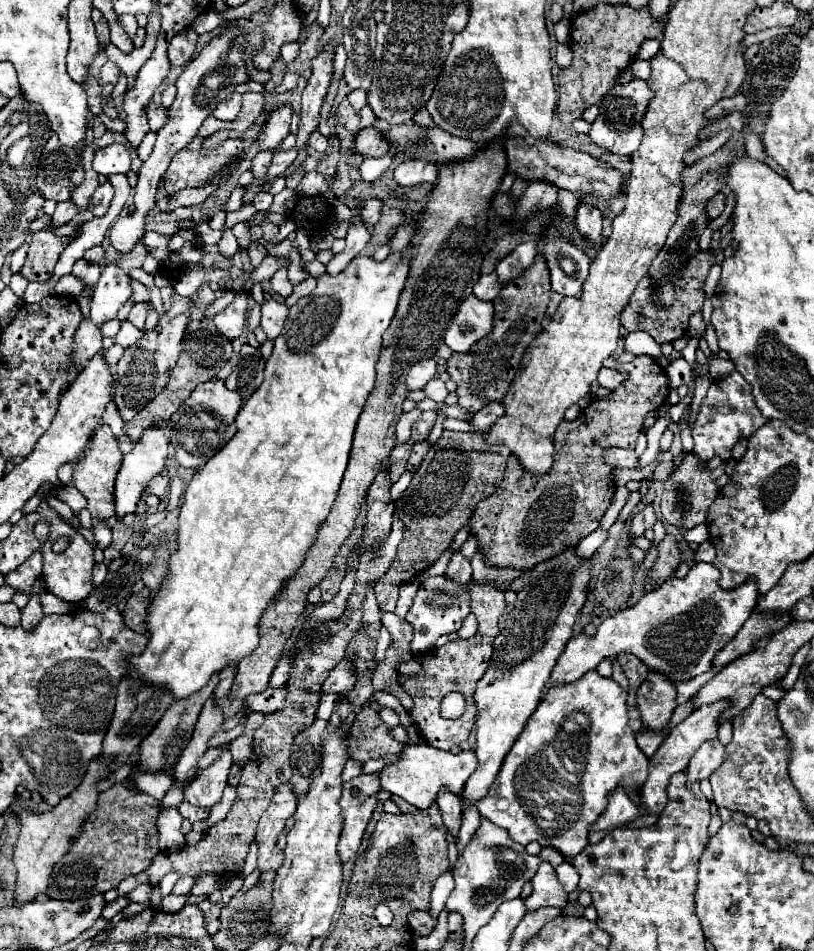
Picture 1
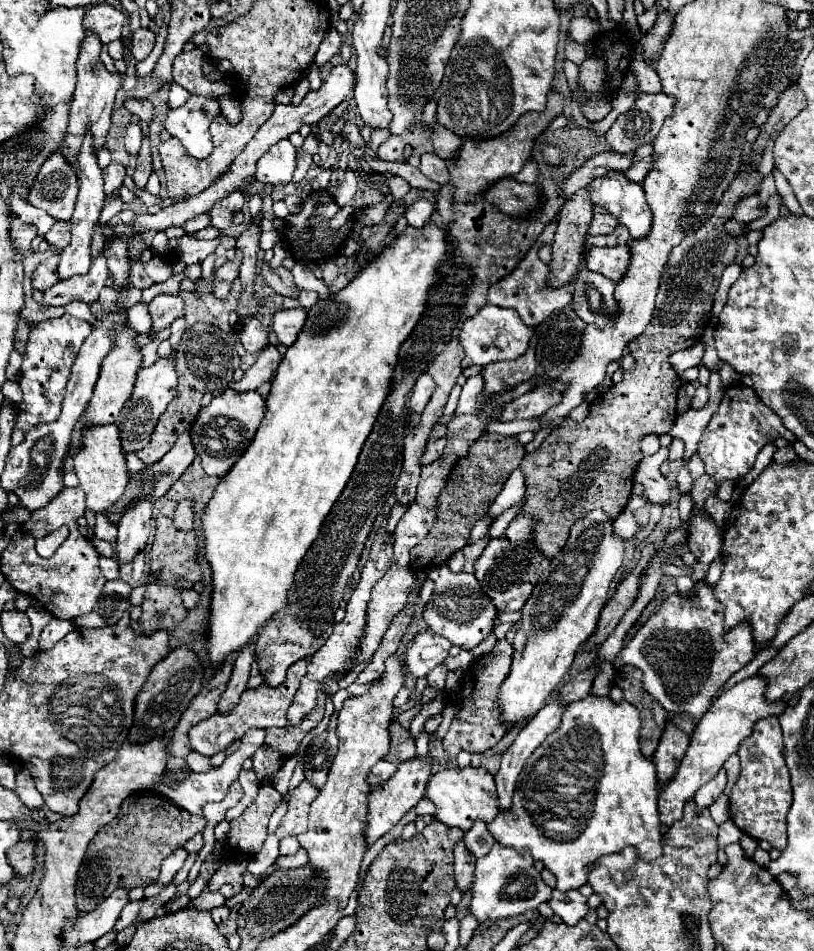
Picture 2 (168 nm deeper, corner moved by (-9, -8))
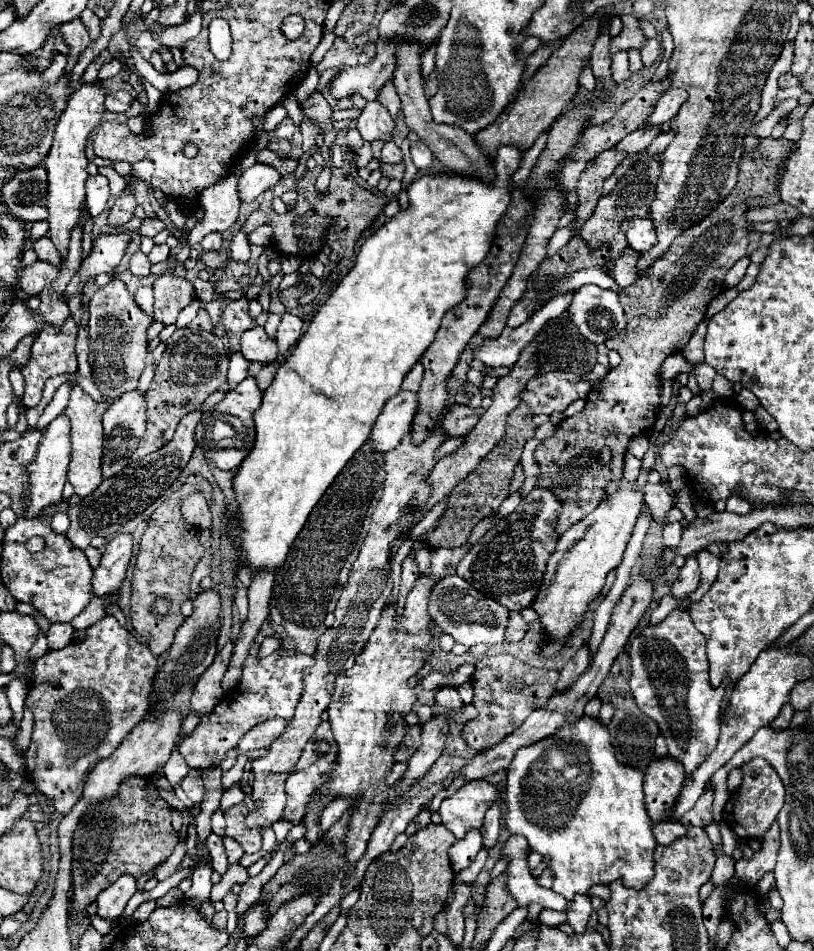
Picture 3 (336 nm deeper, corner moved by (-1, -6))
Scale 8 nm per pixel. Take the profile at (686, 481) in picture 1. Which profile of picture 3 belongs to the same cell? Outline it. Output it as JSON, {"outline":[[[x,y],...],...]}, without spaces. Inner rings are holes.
{"outline":[[[693,555],[687,557],[687,563],[681,567],[679,577],[671,587],[671,595],[677,599],[687,597],[689,593],[693,593],[693,589],[697,589],[697,585],[699,585],[699,561],[697,555]]]}

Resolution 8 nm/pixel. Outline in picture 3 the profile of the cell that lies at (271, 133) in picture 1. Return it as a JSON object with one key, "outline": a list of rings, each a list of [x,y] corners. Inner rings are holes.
{"outline":[[[255,163],[249,167],[239,181],[239,197],[241,201],[253,201],[263,191],[275,187],[281,181],[281,173],[267,163]]]}

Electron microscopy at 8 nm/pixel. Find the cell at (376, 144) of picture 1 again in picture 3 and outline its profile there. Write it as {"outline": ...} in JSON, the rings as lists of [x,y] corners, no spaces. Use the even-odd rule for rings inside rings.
{"outline":[[[387,141],[383,145],[383,151],[381,151],[381,161],[383,163],[401,163],[403,161],[403,153],[393,141]]]}

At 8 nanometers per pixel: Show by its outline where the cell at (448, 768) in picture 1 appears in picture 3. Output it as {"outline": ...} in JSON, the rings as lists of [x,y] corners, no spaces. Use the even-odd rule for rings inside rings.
{"outline":[[[467,781],[459,791],[441,801],[441,823],[457,837],[463,839],[473,827],[483,825],[485,811],[497,799],[497,787],[481,781]]]}

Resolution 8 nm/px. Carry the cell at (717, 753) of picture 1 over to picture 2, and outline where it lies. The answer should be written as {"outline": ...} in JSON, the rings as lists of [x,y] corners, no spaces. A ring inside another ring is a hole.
{"outline":[[[721,769],[717,773],[717,777],[713,777],[705,787],[701,787],[701,791],[697,791],[697,795],[695,795],[697,809],[701,811],[701,809],[709,807],[713,801],[717,801],[719,795],[723,793],[725,785],[727,785],[727,775],[725,775],[725,769]]]}

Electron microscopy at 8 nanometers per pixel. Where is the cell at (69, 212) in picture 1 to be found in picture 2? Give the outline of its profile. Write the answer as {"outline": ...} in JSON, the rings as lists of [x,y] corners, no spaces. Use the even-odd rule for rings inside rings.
{"outline":[[[55,223],[45,235],[45,239],[51,247],[57,249],[57,253],[61,253],[71,241],[71,223]]]}

